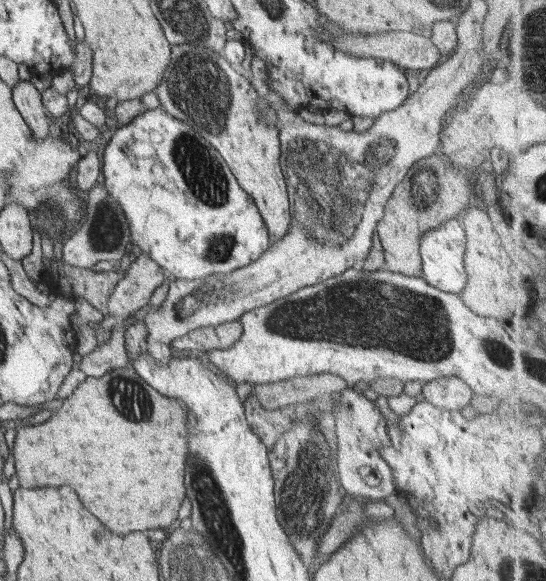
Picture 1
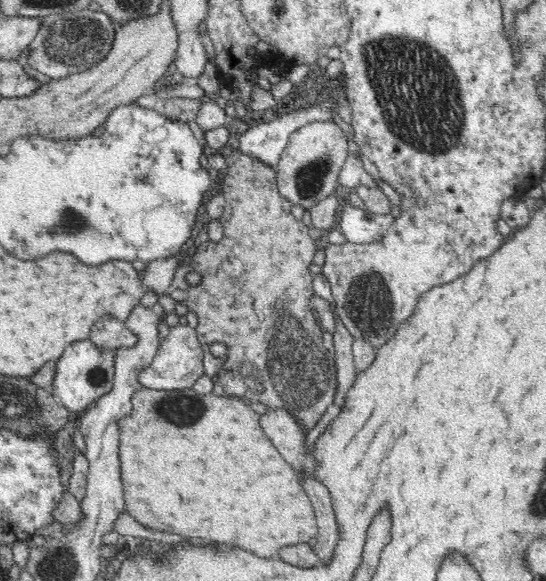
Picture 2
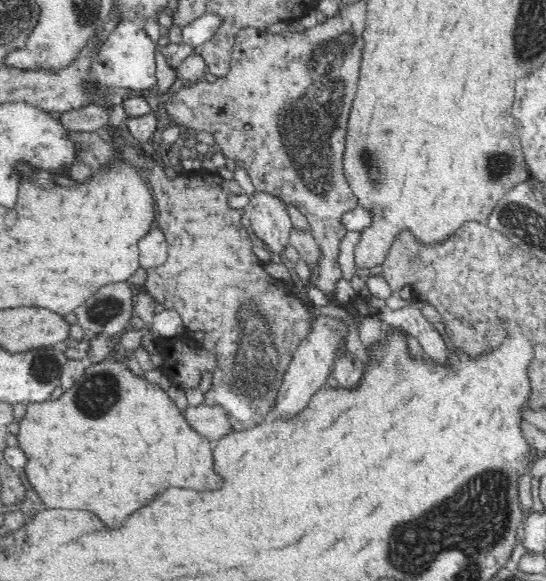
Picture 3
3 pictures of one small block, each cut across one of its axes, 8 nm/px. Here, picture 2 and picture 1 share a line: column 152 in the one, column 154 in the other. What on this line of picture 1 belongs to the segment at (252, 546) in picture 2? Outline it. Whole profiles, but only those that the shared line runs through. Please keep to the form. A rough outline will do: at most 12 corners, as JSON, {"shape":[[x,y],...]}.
{"shape":[[133,366],[14,429],[19,486],[122,534],[186,496],[184,401]]}

